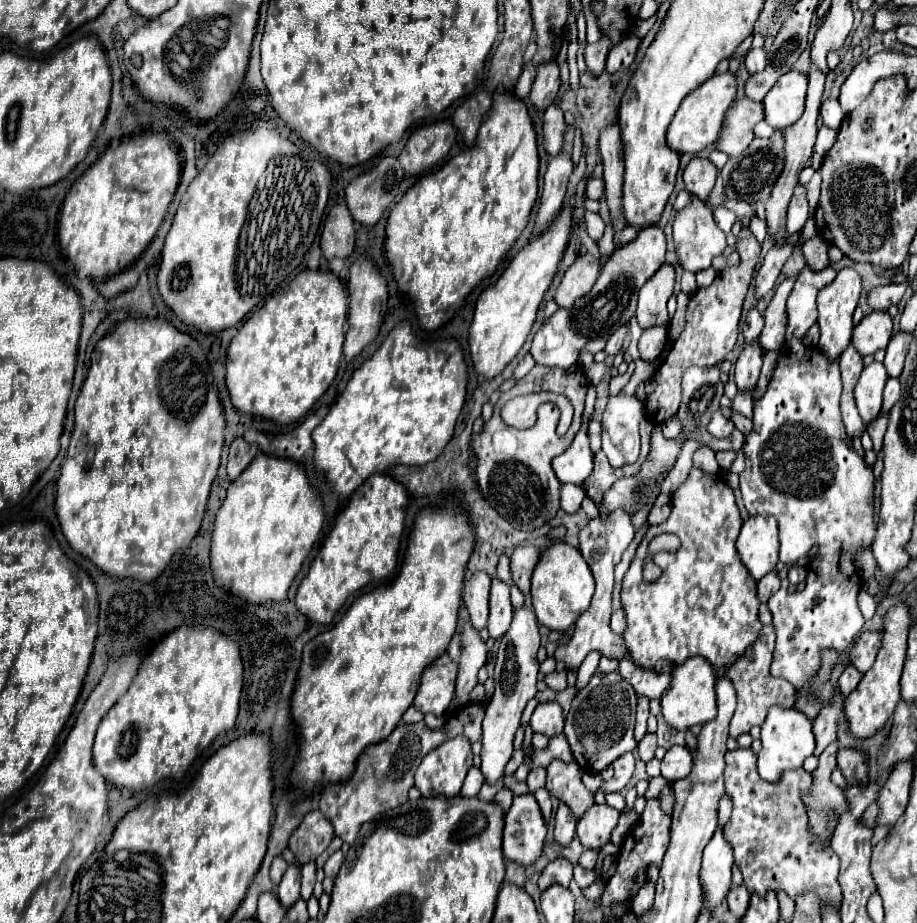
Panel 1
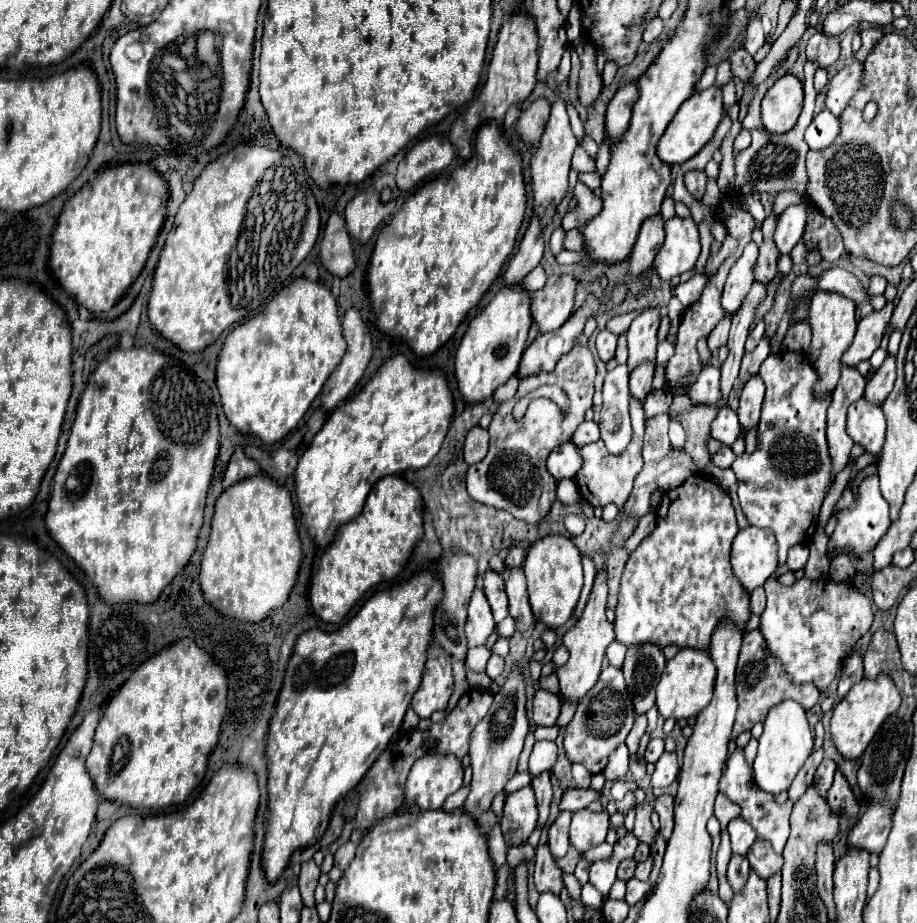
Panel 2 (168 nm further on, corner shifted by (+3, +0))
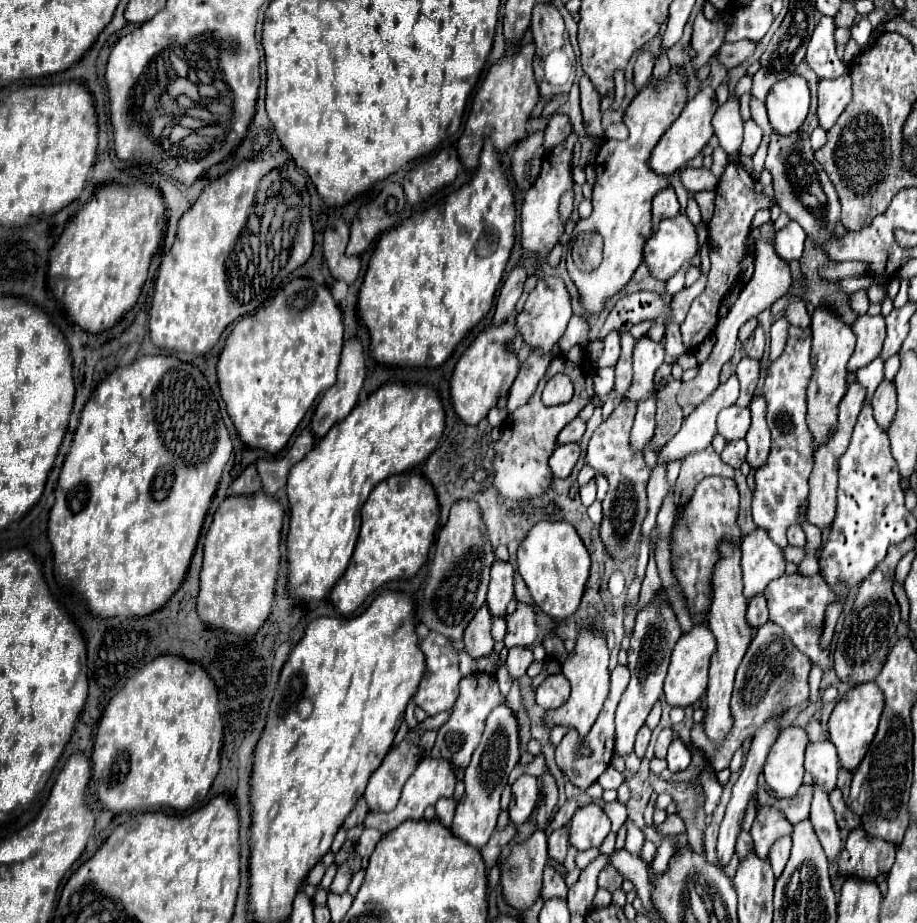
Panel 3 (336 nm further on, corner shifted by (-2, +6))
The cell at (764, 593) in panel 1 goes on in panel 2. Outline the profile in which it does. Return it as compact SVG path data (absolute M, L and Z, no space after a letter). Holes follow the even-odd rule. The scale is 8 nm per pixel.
M758 587L756 591L750 593L750 607L752 607L752 613L762 613L764 607L766 607L766 593L762 587Z

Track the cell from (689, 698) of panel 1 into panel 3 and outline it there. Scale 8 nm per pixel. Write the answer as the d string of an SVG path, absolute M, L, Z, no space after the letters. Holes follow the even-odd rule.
M693 625L691 631L683 633L681 639L677 641L673 655L671 655L671 665L669 673L665 679L665 699L671 707L689 707L695 705L697 699L705 695L707 689L707 673L709 673L709 659L715 653L715 637L707 625Z

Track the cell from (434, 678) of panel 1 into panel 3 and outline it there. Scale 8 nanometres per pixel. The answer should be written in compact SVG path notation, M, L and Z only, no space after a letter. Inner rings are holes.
M433 631L419 641L419 647L425 655L425 677L421 679L413 701L427 715L437 715L441 711L451 711L457 697L459 697L459 681L461 681L457 649L451 645L451 641L447 637L441 637L439 633L433 633Z

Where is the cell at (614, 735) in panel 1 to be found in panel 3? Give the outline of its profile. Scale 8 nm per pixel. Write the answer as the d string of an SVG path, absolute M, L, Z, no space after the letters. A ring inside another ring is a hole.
M617 665L615 669L613 669L613 673L611 673L611 687L609 687L609 695L607 695L607 699L605 699L605 705L603 705L603 709L601 709L601 713L599 713L599 717L597 717L597 721L595 721L595 725L593 725L593 729L589 731L589 735L585 737L585 745L591 749L591 755L589 757L575 757L575 749L579 747L579 735L575 733L575 731L567 731L567 735L563 737L563 741L557 745L557 749L555 749L555 757L557 757L557 765L559 765L559 769L567 775L567 779L575 785L575 787L579 787L579 789L587 789L591 783L595 783L597 779L599 779L599 775L609 767L609 763L611 763L611 757L613 757L613 739L615 739L615 729L613 729L613 717L615 717L615 709L617 709L617 705L619 705L619 701L621 701L621 695L625 693L625 689L627 689L627 683L629 683L629 669L627 667L621 667L621 665Z

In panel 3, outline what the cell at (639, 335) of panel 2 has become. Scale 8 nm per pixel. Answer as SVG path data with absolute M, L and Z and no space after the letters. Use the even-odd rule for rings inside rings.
M641 337L635 345L633 353L633 383L627 389L625 399L633 403L645 401L645 397L653 395L657 391L655 373L663 365L663 347L661 343L653 343L647 337Z

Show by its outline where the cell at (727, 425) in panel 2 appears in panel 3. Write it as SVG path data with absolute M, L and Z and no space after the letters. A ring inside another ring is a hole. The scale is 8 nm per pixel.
M731 405L727 409L723 409L717 417L717 433L723 435L727 441L735 441L735 439L743 439L749 431L751 425L751 413L745 407L737 407Z

